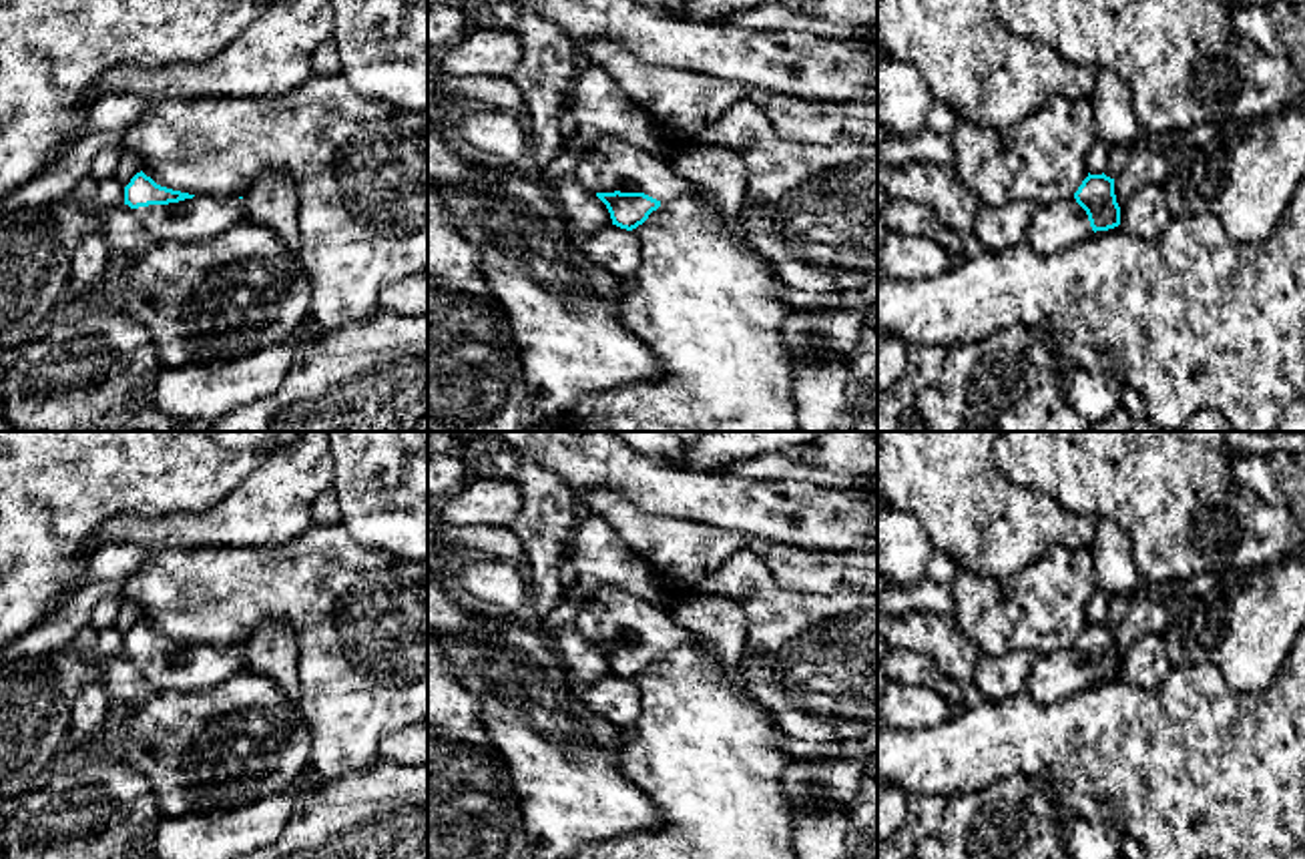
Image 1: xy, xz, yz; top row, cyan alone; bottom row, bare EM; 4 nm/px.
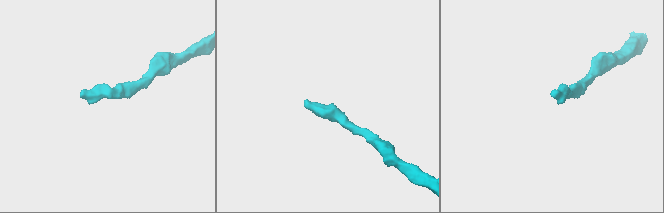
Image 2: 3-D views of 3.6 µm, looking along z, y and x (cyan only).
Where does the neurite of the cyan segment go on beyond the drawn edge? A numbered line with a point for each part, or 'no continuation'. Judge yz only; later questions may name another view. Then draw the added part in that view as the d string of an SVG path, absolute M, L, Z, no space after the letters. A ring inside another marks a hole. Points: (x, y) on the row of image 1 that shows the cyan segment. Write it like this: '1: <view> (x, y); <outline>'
1: yz (1055, 227); M1074 197L1038 205L1024 233L1024 245L1042 255L1064 251L1092 235L1086 211Z

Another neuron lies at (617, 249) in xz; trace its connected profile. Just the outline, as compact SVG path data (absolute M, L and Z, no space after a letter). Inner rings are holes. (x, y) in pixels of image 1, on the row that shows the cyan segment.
M616 225L578 237L578 249L592 263L622 279L634 275L642 261L642 251L634 233Z

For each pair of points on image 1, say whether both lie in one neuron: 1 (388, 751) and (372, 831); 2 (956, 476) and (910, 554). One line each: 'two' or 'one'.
1: two
2: two

